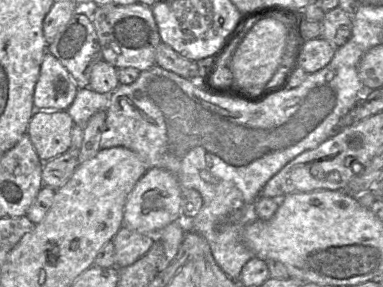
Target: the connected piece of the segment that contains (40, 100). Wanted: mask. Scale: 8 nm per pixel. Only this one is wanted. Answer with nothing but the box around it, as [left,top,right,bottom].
[34,51,77,110]

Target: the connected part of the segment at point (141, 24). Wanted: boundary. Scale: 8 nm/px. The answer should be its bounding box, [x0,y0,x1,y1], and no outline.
[90,2,162,72]

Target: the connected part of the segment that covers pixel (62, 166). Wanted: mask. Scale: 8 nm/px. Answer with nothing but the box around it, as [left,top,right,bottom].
[42,150,79,189]

